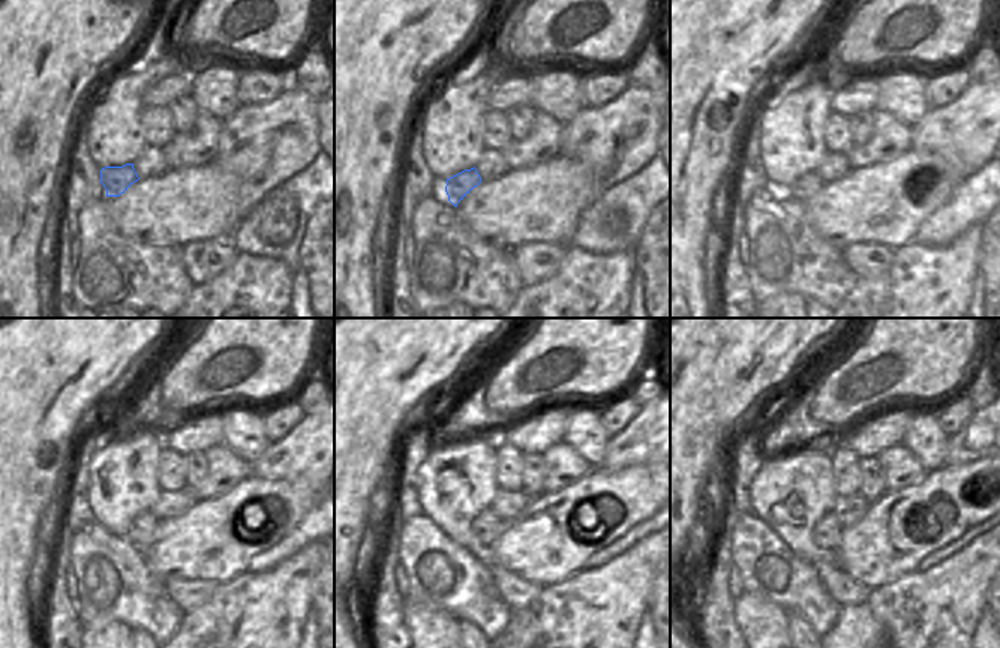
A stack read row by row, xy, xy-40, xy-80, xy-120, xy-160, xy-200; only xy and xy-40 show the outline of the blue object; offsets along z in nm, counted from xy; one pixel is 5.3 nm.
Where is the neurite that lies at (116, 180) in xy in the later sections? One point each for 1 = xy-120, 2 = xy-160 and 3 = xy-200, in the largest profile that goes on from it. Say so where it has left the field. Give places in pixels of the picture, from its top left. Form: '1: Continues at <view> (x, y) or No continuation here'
1: Continues at xy-120 (143, 527)
2: Continues at xy-160 (486, 527)
3: Continues at xy-200 (828, 530).

